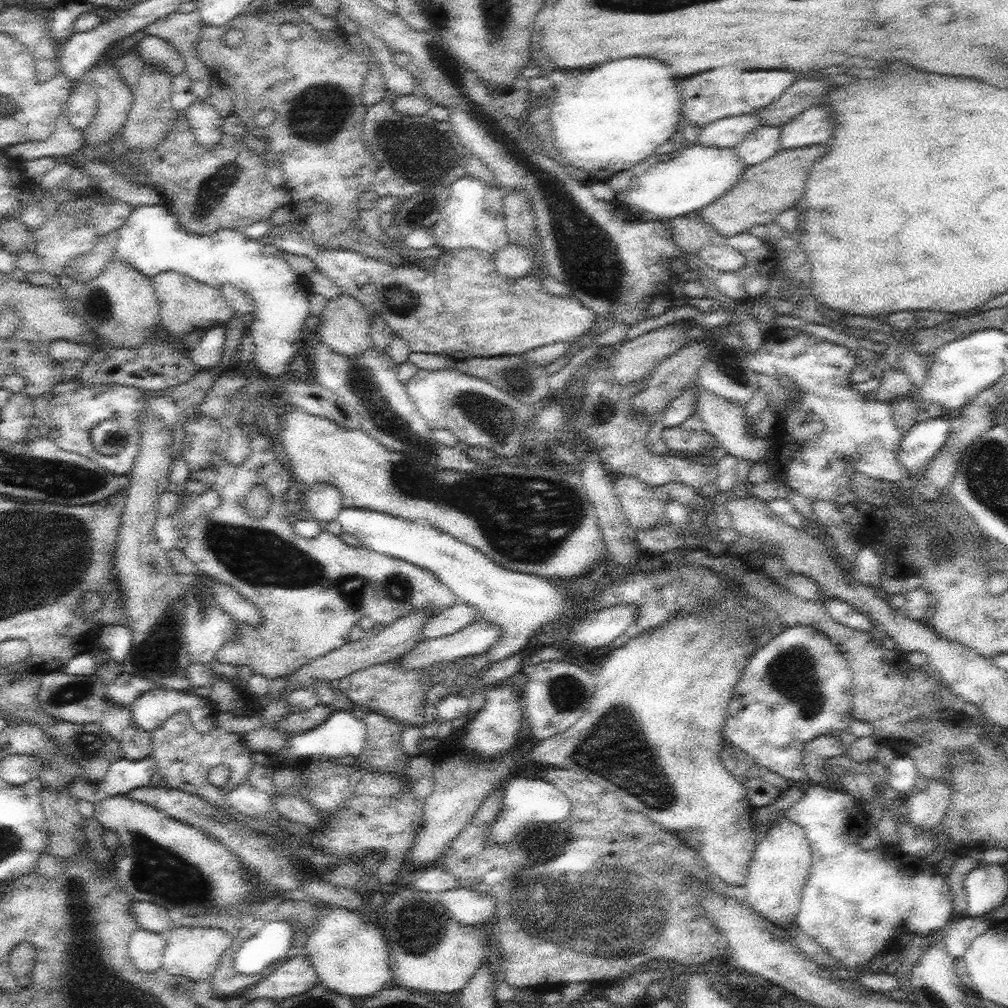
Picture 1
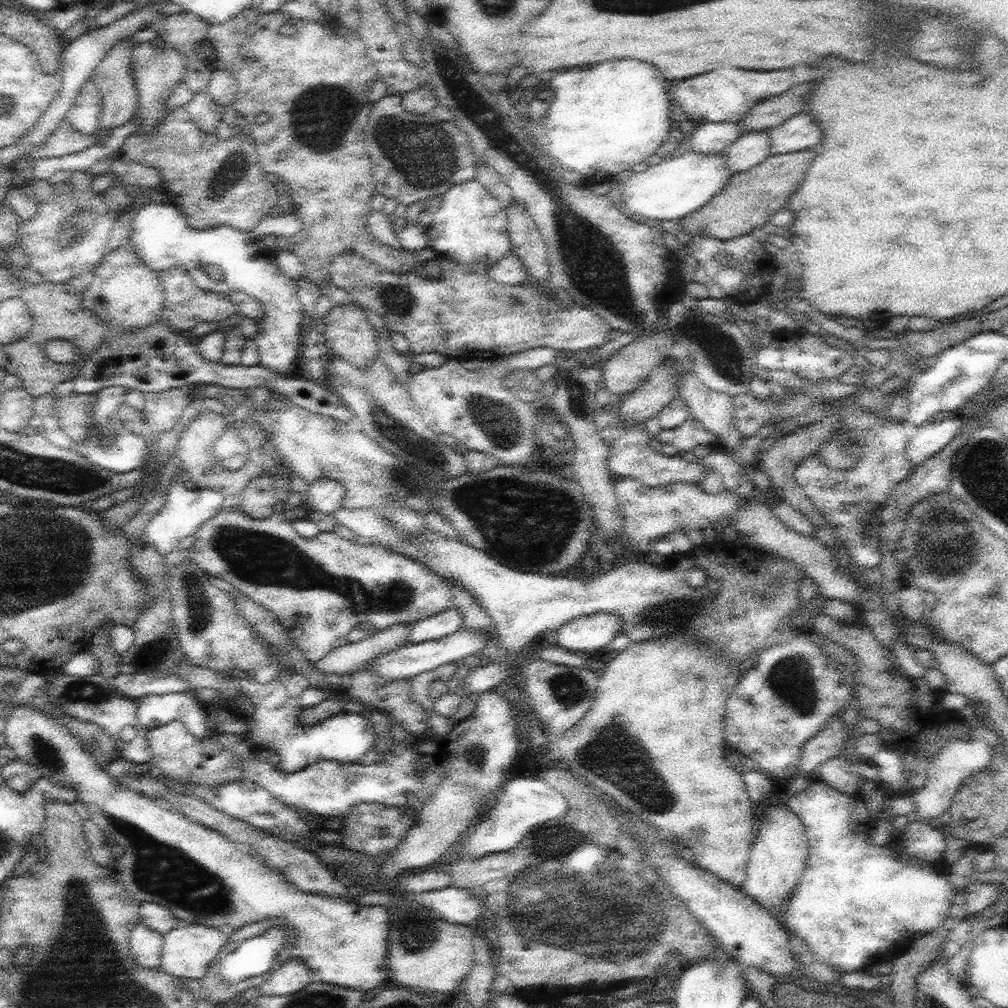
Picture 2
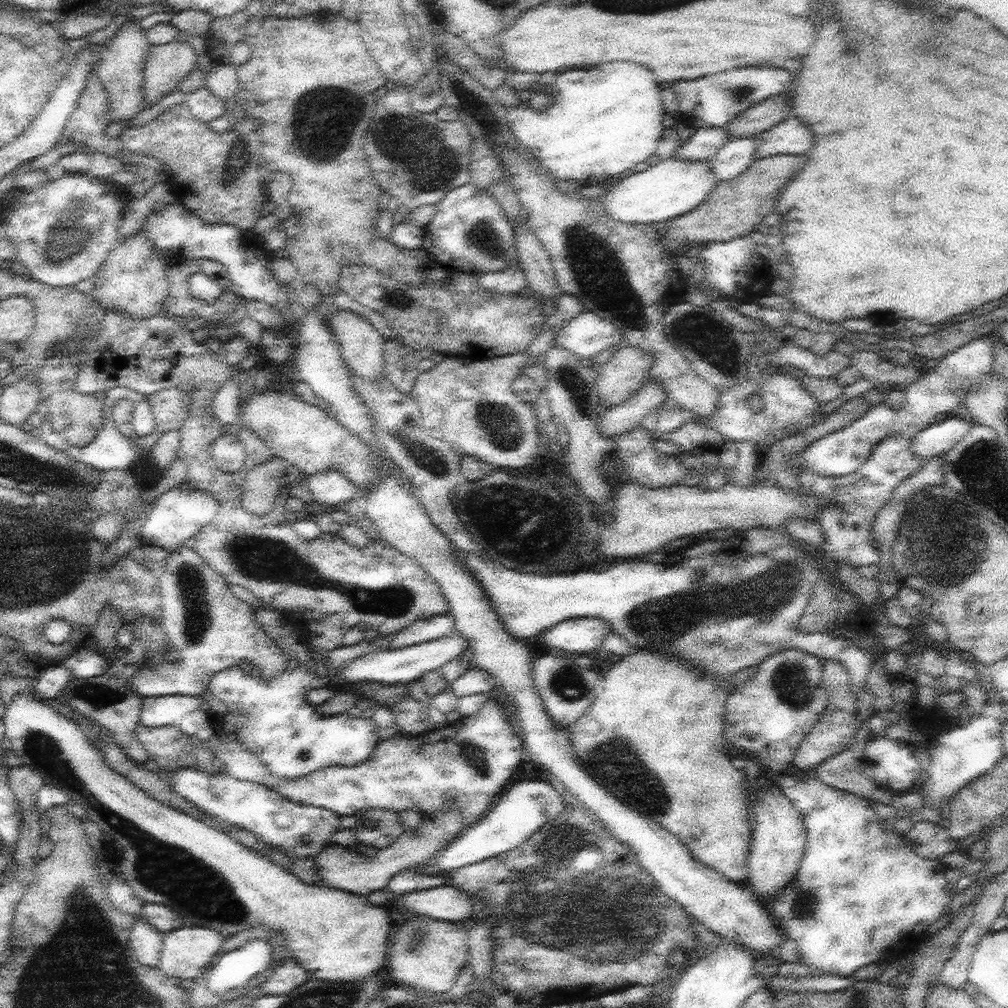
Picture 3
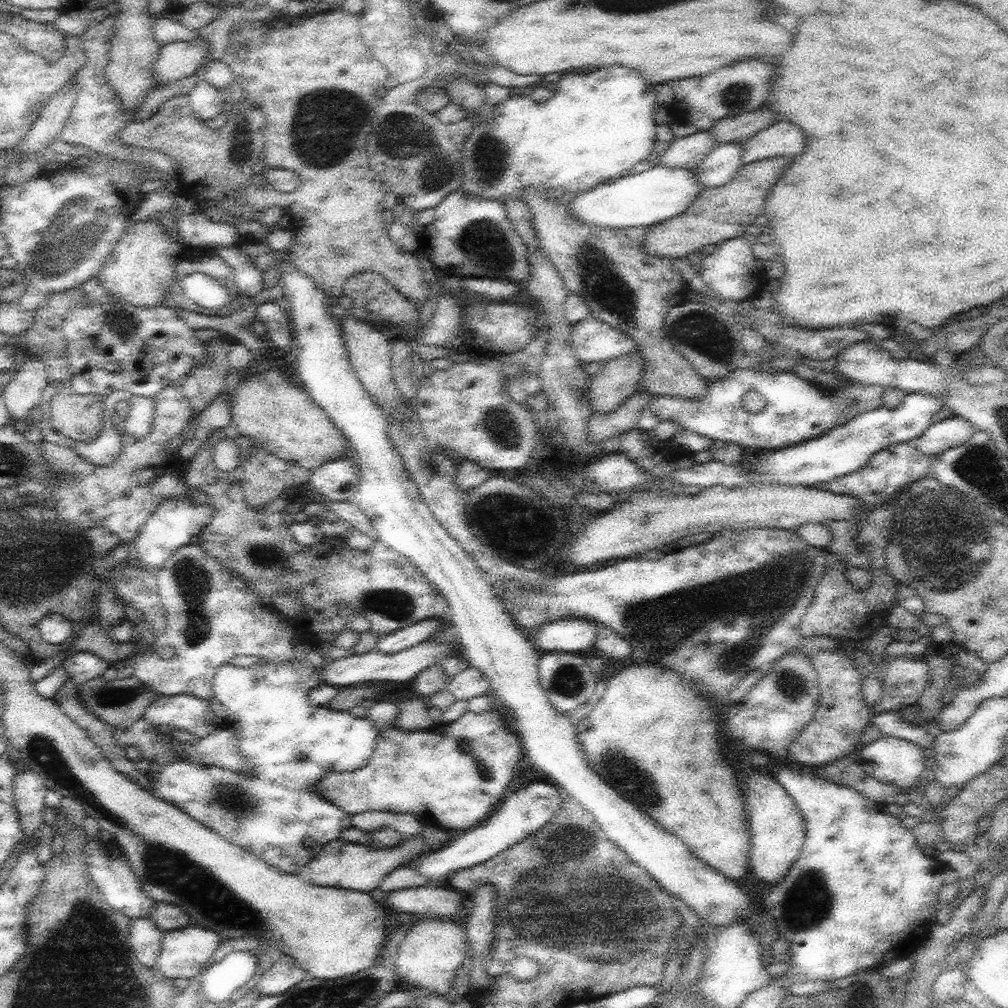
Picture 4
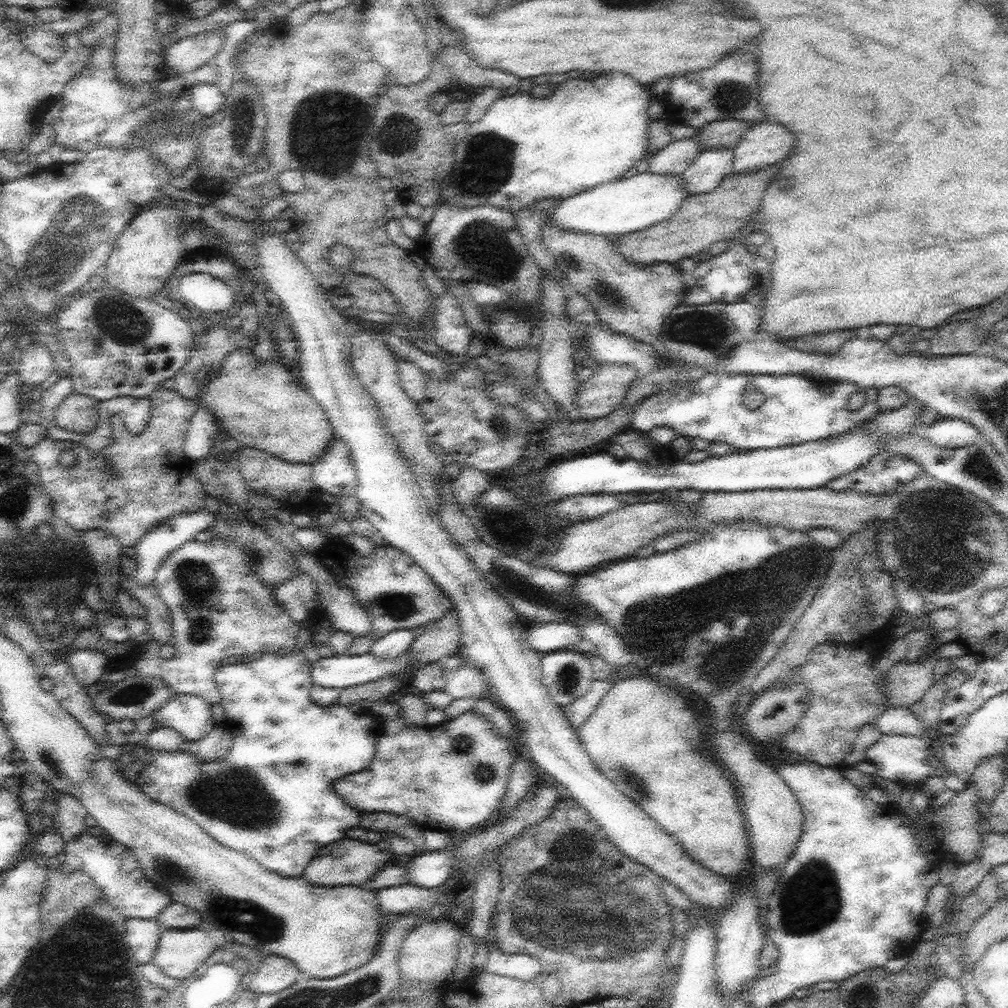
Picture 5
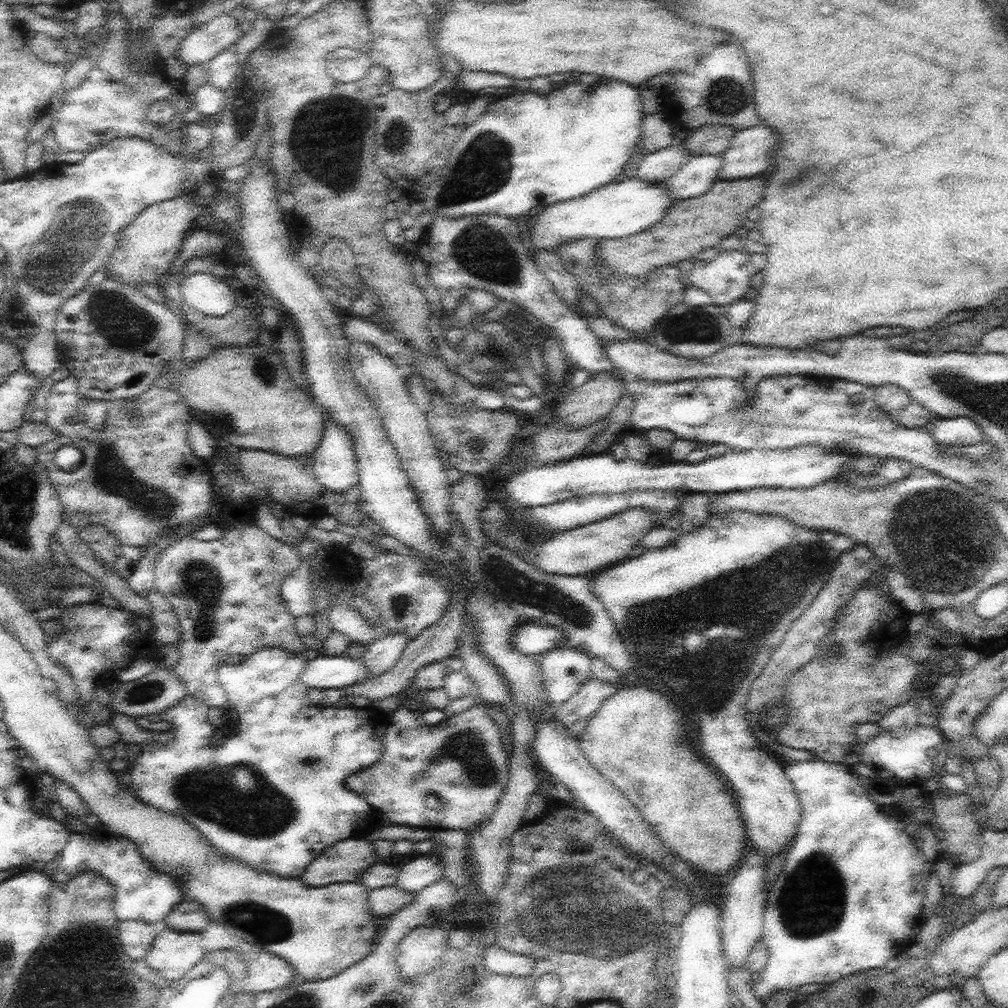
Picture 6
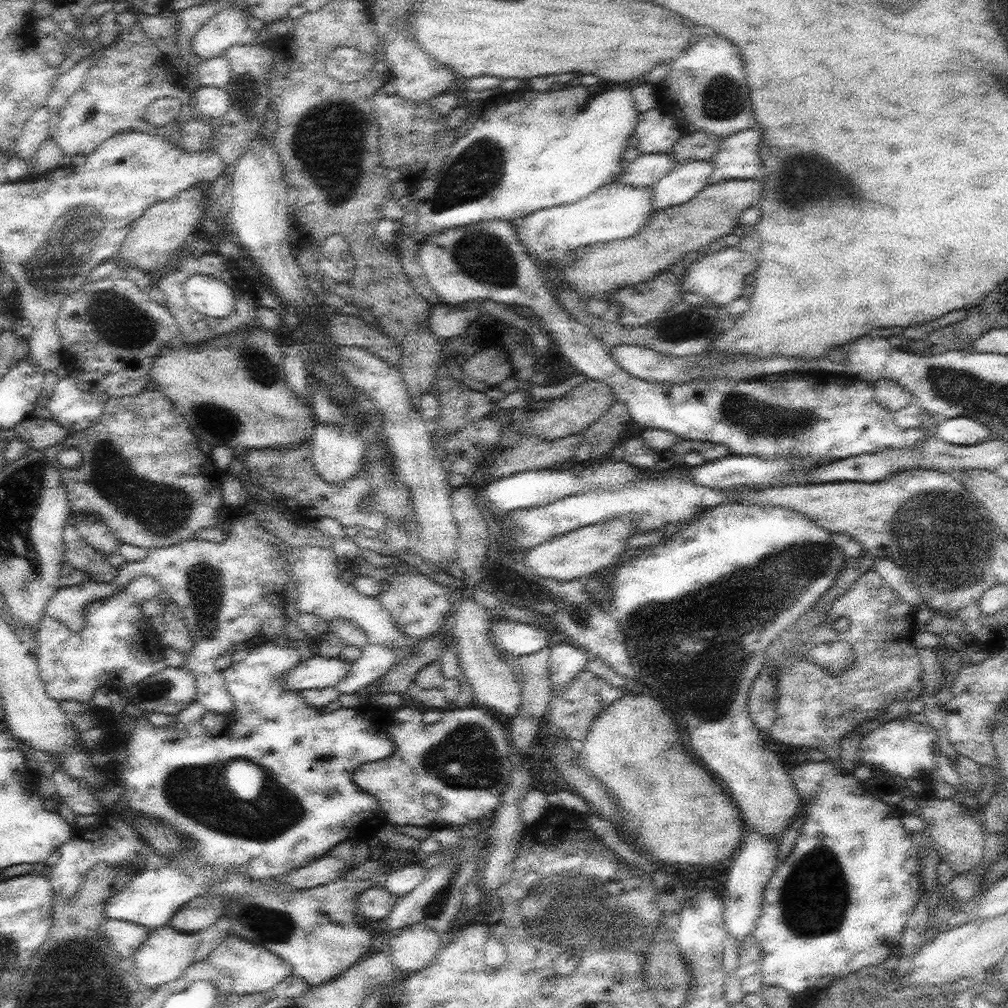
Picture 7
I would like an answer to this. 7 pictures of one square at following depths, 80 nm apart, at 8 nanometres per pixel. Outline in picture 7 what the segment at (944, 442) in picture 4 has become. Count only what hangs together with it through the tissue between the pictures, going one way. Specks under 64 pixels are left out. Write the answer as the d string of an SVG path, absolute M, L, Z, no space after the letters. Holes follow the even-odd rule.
M956 417L945 420L938 426L930 426L938 440L950 444L970 446L992 438L991 430L983 422L970 417Z

